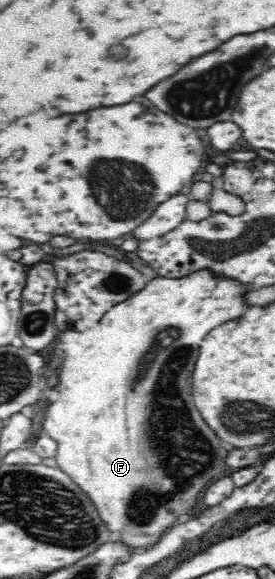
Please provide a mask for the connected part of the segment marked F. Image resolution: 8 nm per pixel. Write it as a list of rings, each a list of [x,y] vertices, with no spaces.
[[[199,270],[198,273],[187,276],[187,278],[155,277],[146,284],[143,290],[139,290],[125,302],[113,306],[91,328],[85,329],[83,332],[77,332],[70,328],[58,332],[58,347],[63,350],[63,364],[59,370],[59,381],[56,389],[59,397],[57,401],[48,406],[45,420],[42,422],[42,430],[45,430],[58,446],[55,457],[58,467],[65,474],[69,474],[71,480],[89,496],[89,500],[97,508],[97,514],[103,520],[105,528],[109,532],[117,534],[115,541],[132,552],[149,550],[155,544],[159,544],[163,534],[167,534],[179,522],[191,517],[191,512],[197,506],[197,500],[203,496],[203,492],[207,490],[209,485],[221,477],[228,476],[233,471],[226,461],[229,457],[230,447],[223,446],[223,442],[209,428],[209,424],[201,418],[201,414],[195,406],[195,398],[191,396],[191,374],[193,374],[193,366],[197,360],[197,350],[199,350],[197,344],[213,328],[217,328],[225,322],[231,322],[245,312],[245,306],[241,302],[241,294],[245,288],[249,288],[249,286],[244,286],[237,281],[221,281],[207,270]]]

